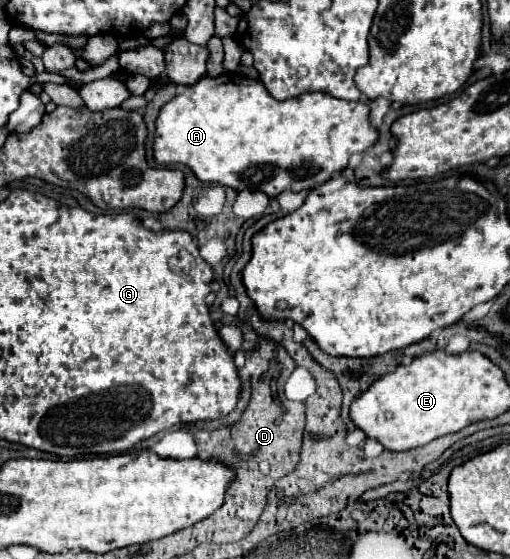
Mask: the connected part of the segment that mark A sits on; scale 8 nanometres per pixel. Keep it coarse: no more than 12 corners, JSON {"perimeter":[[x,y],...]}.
{"perimeter":[[240,73],[160,107],[154,161],[276,197],[340,173],[368,105]]}

